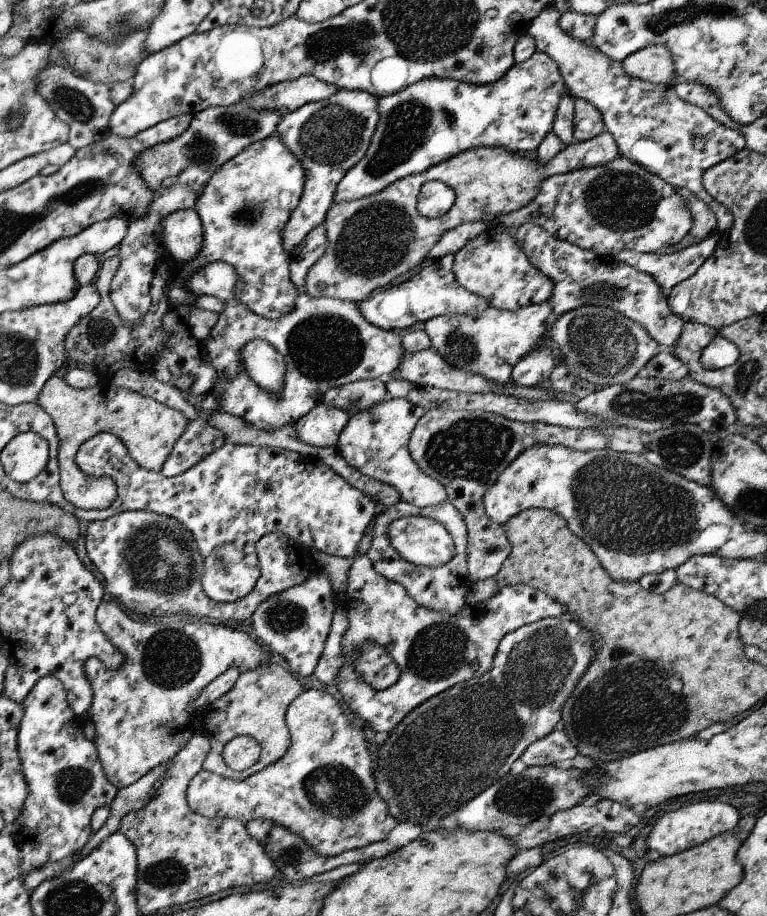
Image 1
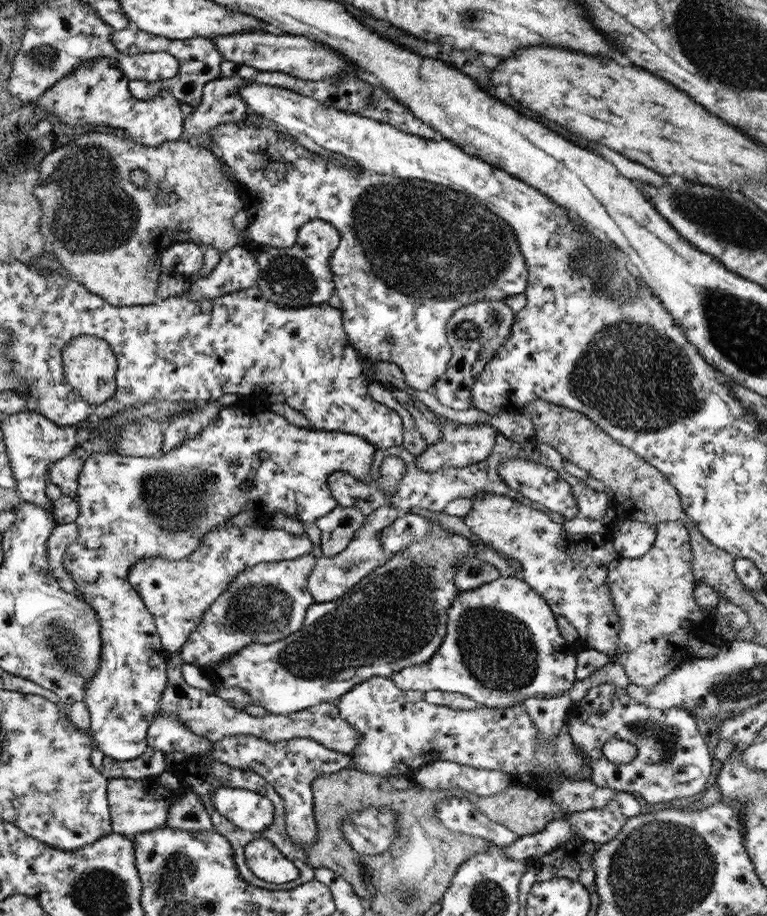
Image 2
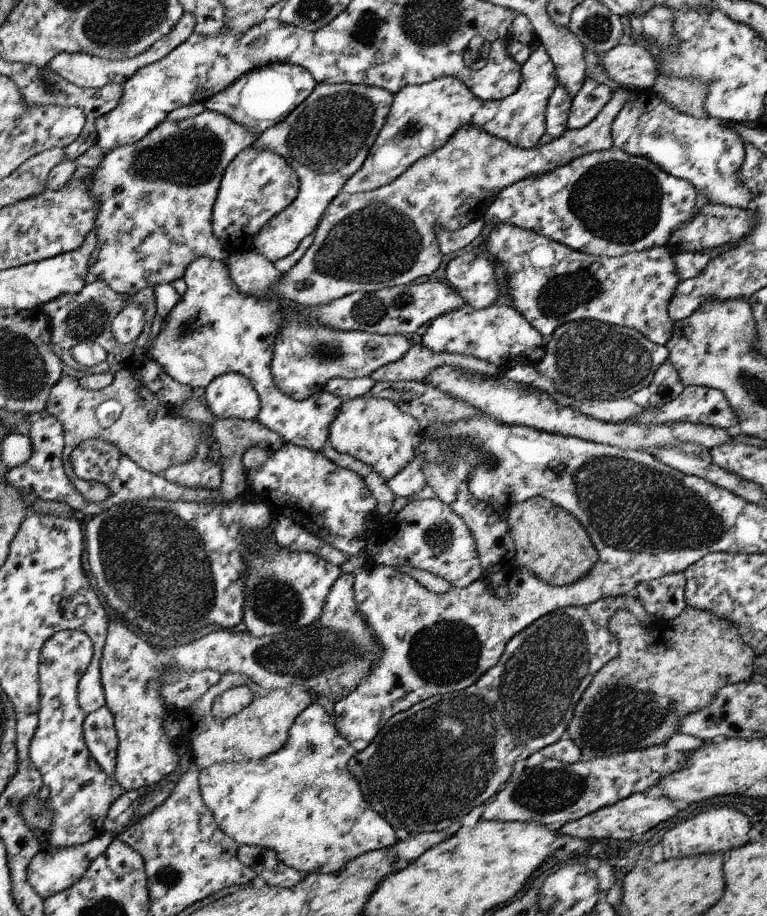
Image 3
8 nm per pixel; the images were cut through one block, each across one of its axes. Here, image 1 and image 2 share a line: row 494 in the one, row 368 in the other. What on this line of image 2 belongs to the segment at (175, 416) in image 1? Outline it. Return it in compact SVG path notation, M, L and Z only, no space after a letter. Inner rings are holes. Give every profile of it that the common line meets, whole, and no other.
M85 334L77 335L61 348L61 360L61 372L72 393L77 394L81 400L97 405L113 396L113 390L117 387L117 361L105 340Z

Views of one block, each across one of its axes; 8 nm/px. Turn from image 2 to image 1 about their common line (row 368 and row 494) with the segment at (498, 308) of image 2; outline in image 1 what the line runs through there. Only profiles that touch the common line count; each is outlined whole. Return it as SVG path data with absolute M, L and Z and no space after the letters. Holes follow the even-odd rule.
M435 408L425 411L417 420L415 427L410 433L408 452L420 472L439 482L445 488L446 501L461 514L466 527L467 577L471 583L475 583L495 576L499 568L501 568L503 560L509 555L510 544L507 541L504 529L499 524L491 523L491 520L486 516L482 498L483 494L497 480L497 476L514 460L519 452L523 452L525 448L533 446L533 444L560 445L572 450L587 451L603 449L607 442L609 442L609 436L603 430L599 430L597 426L595 428L581 429L563 428L557 425L542 424L541 422L510 422L503 416L481 410L447 411Z

